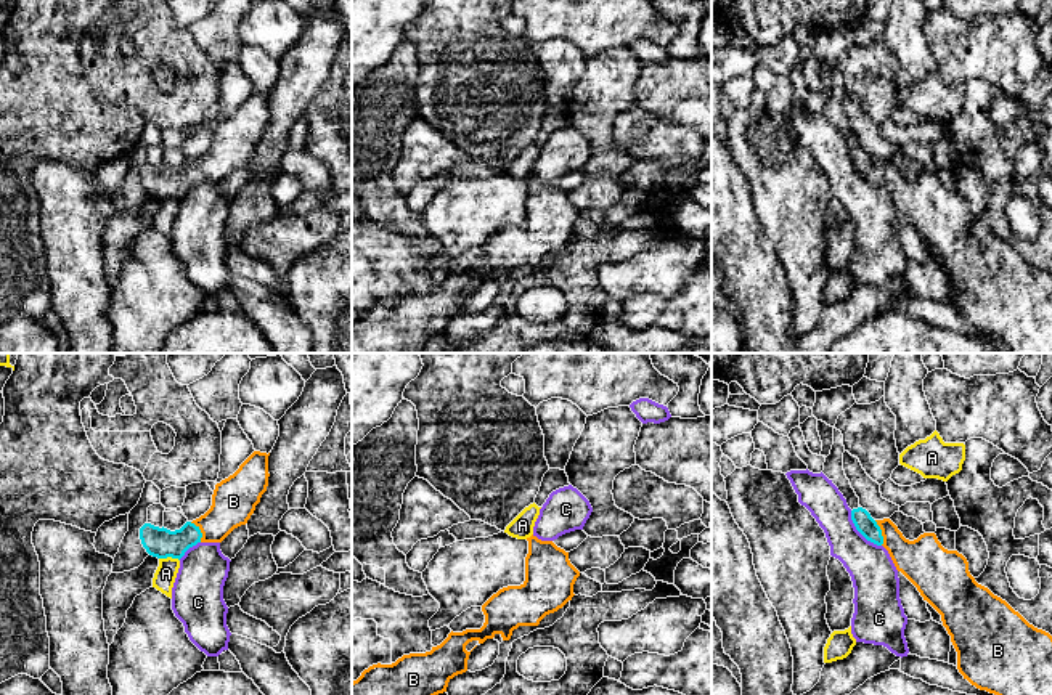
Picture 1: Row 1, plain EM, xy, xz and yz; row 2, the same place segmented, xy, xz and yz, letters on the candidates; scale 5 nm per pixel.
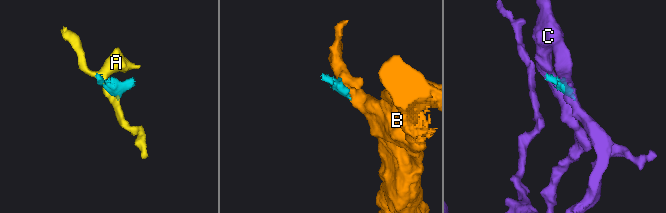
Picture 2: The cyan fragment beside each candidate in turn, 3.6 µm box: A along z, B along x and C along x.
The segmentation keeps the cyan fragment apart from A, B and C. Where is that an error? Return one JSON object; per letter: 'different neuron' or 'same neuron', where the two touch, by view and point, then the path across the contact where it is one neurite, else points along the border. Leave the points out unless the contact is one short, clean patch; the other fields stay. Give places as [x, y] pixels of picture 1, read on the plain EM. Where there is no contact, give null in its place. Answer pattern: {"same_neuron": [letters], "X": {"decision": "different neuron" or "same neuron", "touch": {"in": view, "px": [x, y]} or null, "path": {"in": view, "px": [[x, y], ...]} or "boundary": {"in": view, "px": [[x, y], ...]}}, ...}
{"same_neuron": ["B"], "A": {"decision": "different neuron", "touch": {"in": "xy", "px": [169, 196]}, "boundary": {"in": "xy", "px": [[159, 198], [175, 198], [179, 201]]}}, "B": {"decision": "same neuron", "touch": {"in": "yz", "px": [880, 174]}}, "C": {"decision": "different neuron", "touch": {"in": "yz", "px": [860, 172]}}}

